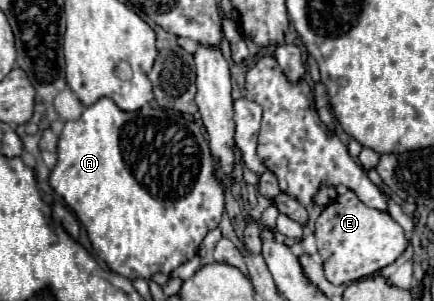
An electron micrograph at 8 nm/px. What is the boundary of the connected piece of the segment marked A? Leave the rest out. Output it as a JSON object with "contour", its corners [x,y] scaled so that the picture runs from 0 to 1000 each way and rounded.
{"contour":[[[237,322],[224,342],[196,355],[191,382],[177,402],[154,402],[150,409],[145,442],[136,455],[136,482],[131,482],[131,515],[136,515],[136,535],[131,535],[127,561],[118,568],[113,615],[173,701],[173,714],[182,721],[182,734],[200,761],[200,781],[205,781],[205,794],[214,807],[214,827],[219,827],[224,854],[233,854],[251,880],[256,900],[265,900],[265,907],[274,907],[274,914],[283,914],[293,927],[348,927],[348,914],[357,914],[357,907],[389,914],[403,887],[412,887],[417,874],[426,874],[426,867],[435,867],[435,860],[445,860],[454,847],[468,787],[486,761],[495,761],[505,748],[505,734],[509,734],[509,714],[514,714],[514,694],[518,694],[514,621],[491,581],[495,535],[491,535],[486,508],[482,508],[482,475],[468,455],[463,422],[449,402],[440,402],[435,389],[417,382],[417,375],[380,369],[380,362],[353,362],[343,349],[334,349],[320,369],[297,375],[297,369],[279,369],[256,329]]]}

